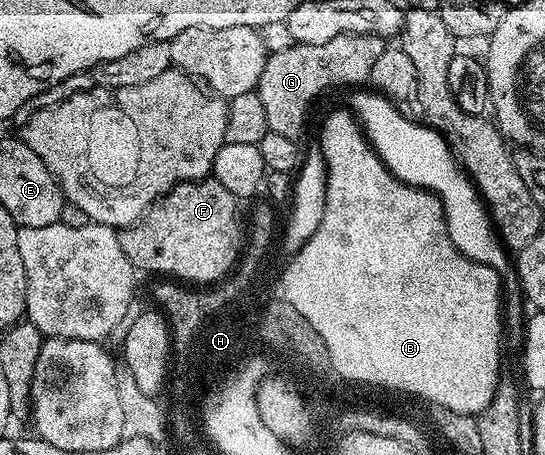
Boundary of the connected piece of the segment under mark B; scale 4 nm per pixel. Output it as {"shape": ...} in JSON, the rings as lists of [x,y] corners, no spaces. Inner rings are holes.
{"shape":[[[341,107],[337,113],[332,113],[324,121],[320,129],[318,142],[324,153],[327,165],[327,189],[325,191],[325,214],[322,223],[308,242],[297,251],[296,265],[291,265],[287,283],[289,284],[288,297],[294,299],[297,307],[302,307],[305,315],[320,328],[320,335],[328,340],[324,350],[331,350],[336,357],[336,366],[340,366],[340,373],[345,373],[346,382],[350,383],[353,377],[364,377],[364,381],[385,381],[388,385],[397,385],[402,391],[413,398],[421,397],[421,402],[432,402],[452,412],[479,415],[488,409],[490,399],[494,399],[497,387],[501,383],[501,348],[502,332],[502,302],[501,280],[499,274],[482,263],[474,262],[464,257],[462,251],[452,245],[450,231],[446,227],[446,219],[440,198],[427,189],[410,185],[406,181],[399,181],[385,166],[377,155],[371,143],[364,136],[360,122]],[[368,249],[376,253],[376,258],[368,258]]]}

